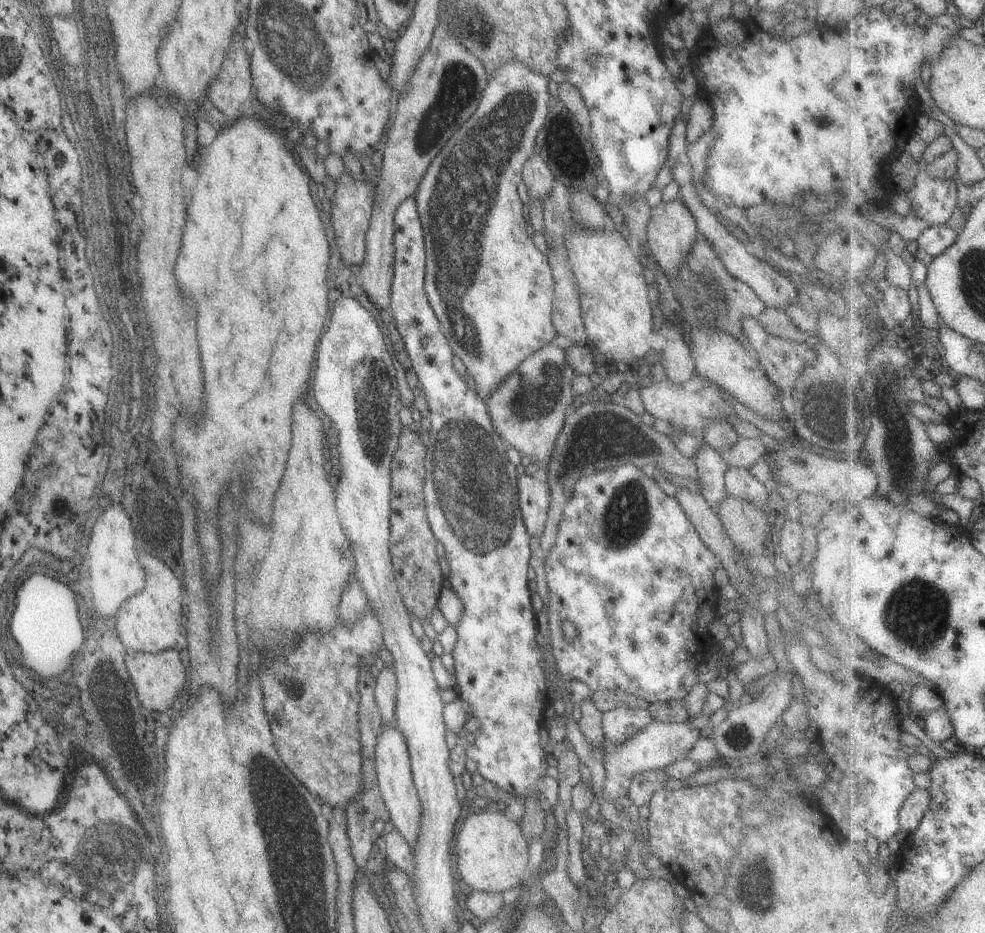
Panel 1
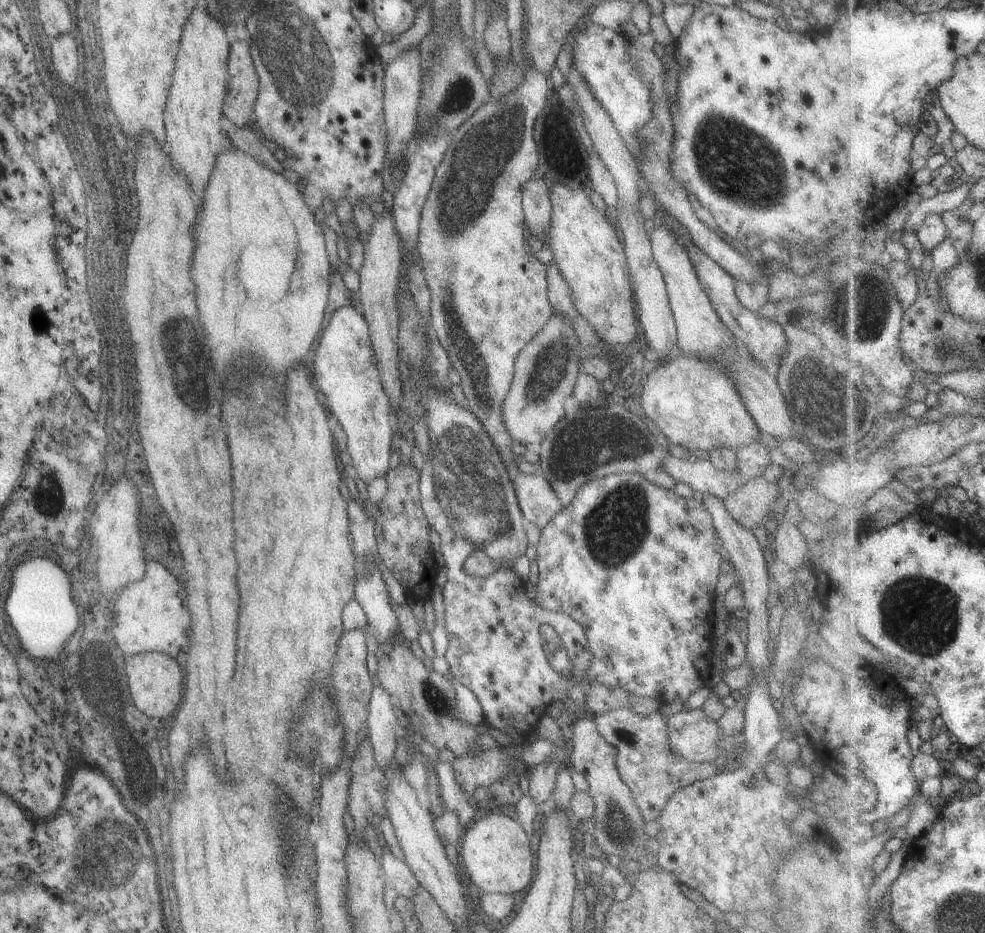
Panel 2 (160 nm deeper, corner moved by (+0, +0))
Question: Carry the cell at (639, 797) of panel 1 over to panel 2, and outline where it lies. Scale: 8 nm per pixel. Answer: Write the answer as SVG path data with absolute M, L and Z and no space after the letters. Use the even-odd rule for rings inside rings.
M619 707L605 711L604 713L597 713L592 716L592 719L594 720L598 735L614 748L614 765L616 771L623 784L629 789L631 798L635 801L636 807L639 809L644 821L655 821L660 815L660 810L667 802L667 799L677 789L710 777L719 770L717 762L692 763L676 757L676 754L671 752L668 745L665 718L661 717L654 707L641 715L631 712L629 709Z

